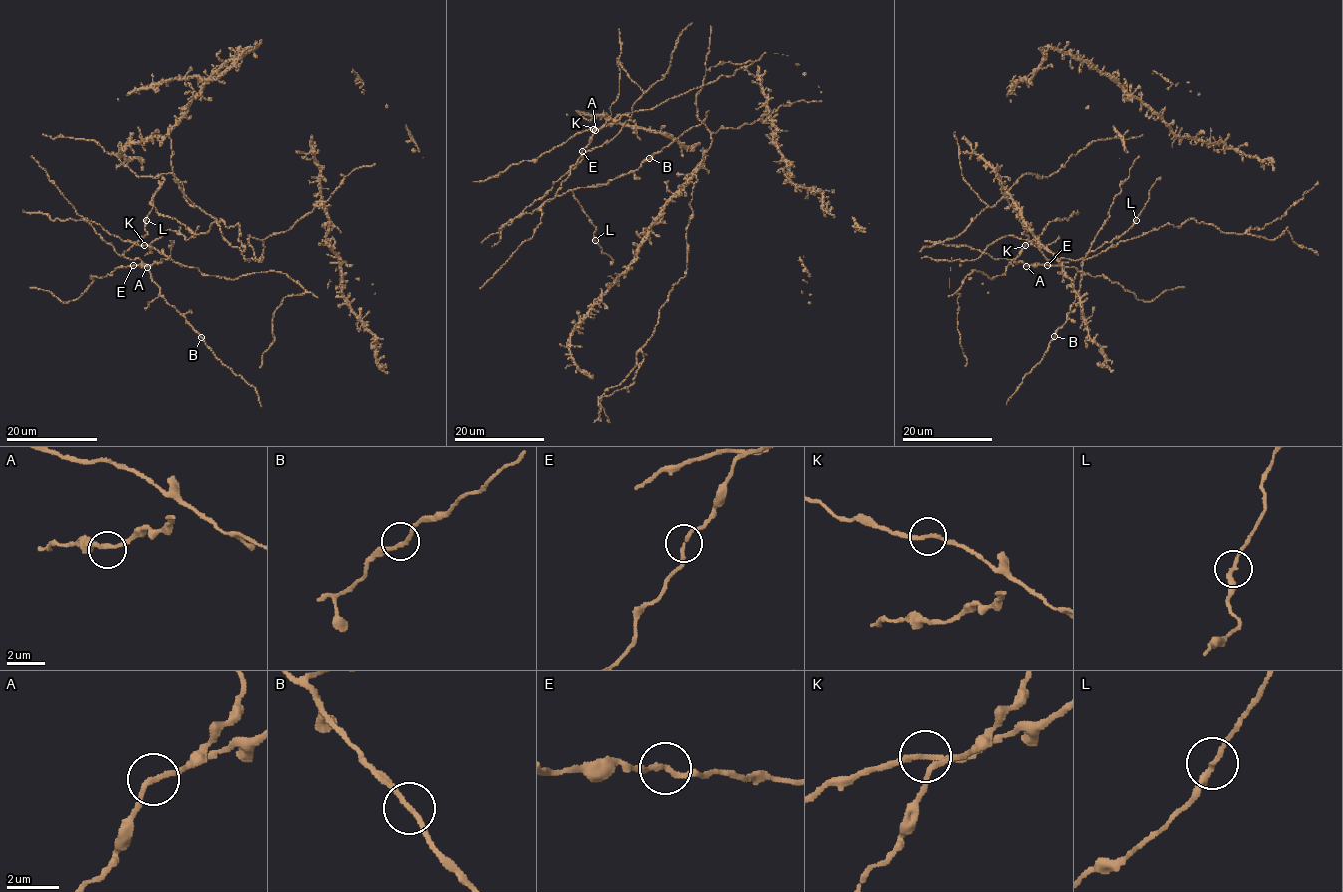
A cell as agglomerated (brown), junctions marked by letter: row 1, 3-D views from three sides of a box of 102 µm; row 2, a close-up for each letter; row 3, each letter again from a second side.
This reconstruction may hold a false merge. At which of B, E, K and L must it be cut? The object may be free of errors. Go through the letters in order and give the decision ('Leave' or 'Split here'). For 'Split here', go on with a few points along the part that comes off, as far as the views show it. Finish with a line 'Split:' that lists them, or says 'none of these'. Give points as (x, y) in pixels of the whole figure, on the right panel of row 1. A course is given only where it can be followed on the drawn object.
B: Leave
E: Leave
K: Leave
L: Leave
Split: none of these

